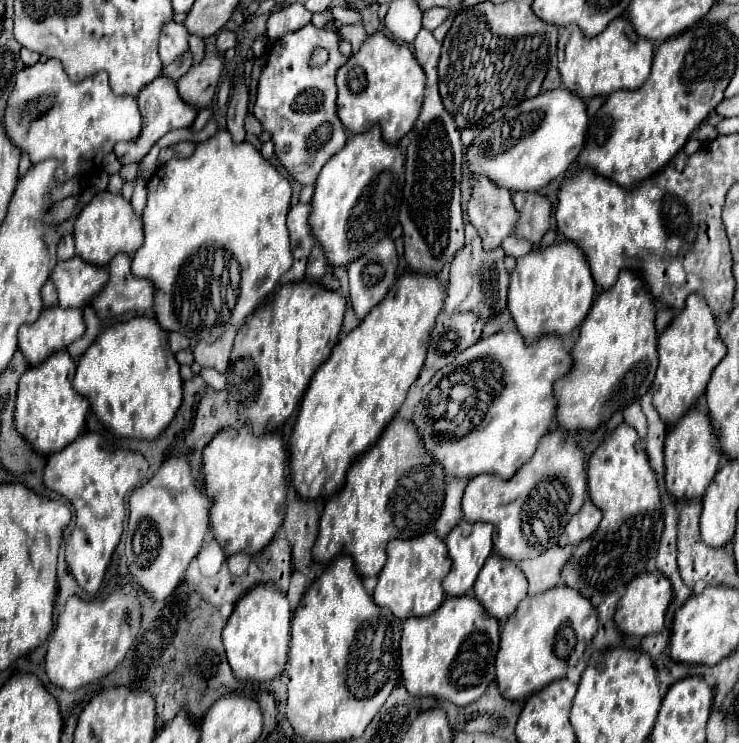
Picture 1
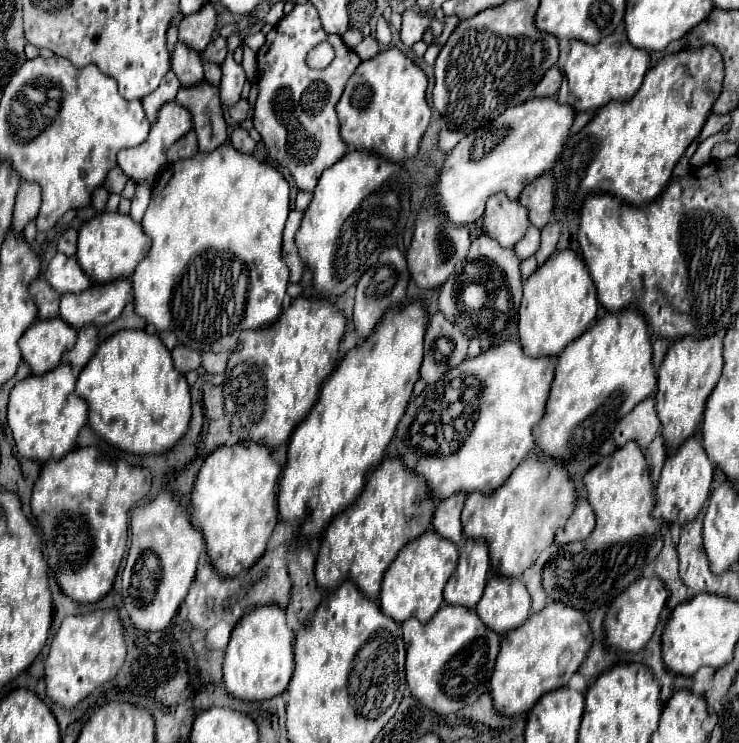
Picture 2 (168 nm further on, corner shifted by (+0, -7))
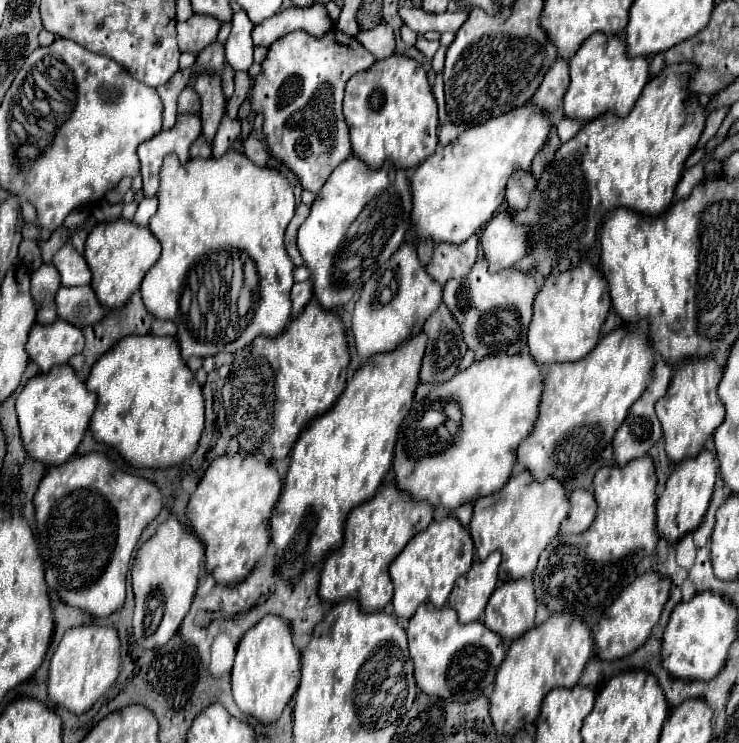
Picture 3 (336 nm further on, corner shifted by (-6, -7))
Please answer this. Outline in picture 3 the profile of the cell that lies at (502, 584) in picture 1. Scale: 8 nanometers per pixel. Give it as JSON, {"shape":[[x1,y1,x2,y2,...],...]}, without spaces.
{"shape":[[522,577,500,585,492,593,484,611,484,625,510,643,534,627,534,615,536,597,532,577]]}

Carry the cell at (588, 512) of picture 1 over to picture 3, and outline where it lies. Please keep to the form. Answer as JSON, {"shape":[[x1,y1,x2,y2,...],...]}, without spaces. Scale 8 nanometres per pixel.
{"shape":[[574,489,570,493,570,513,562,521,562,533,584,533,596,517,594,495,586,489]]}

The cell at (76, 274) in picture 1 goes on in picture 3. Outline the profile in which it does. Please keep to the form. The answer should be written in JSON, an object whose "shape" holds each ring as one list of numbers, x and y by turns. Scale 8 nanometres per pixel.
{"shape":[[66,243,56,251,54,265,60,271,62,285,66,285,66,287,90,285,90,269,88,269,84,257,74,249,72,243]]}

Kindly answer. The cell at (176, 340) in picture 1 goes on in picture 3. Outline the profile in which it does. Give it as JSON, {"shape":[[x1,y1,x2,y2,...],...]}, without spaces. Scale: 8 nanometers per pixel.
{"shape":[[154,319,150,333,154,333,154,335,176,335,176,325,172,321]]}

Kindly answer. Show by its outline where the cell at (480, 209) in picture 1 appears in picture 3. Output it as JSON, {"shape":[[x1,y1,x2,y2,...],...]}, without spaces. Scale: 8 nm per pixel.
{"shape":[[530,171,526,173,514,173,506,185,506,201,510,209,524,209,530,201,530,193,534,189,536,181]]}

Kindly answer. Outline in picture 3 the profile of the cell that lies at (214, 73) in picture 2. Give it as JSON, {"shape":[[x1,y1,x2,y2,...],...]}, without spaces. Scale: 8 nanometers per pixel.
{"shape":[[226,65,226,73,222,75,222,89,224,89,224,97,226,99,230,99,232,93,234,93,234,79,232,79,232,75,234,75,234,71]]}

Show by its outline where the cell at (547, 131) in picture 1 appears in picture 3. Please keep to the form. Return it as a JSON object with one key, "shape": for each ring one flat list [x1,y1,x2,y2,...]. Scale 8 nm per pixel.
{"shape":[[524,105,522,109,512,109,502,117,492,117,490,121,466,129,456,141,444,145,432,157,428,157,420,167,416,167,410,189,412,189,412,227,414,235,420,241,434,241,434,243,452,243,462,245,470,235,478,233,498,211,504,199,504,189,508,177,516,169,530,169,534,155,544,145,550,133,550,115,534,109,534,105]]}

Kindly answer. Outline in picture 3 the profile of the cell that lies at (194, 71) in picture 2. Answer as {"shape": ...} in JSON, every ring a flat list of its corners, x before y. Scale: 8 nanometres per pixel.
{"shape":[[202,73,202,77,198,77,198,81,194,83,194,89,202,99,202,111,200,111,202,135,212,145,216,129,224,117,224,107,226,107,226,99,220,87,220,77,212,73]]}

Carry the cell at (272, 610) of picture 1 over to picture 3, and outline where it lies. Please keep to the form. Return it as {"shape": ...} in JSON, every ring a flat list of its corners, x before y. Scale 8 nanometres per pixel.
{"shape":[[266,615,258,625,254,625,252,629,246,631,246,635,242,637,242,641,238,645,236,661,234,661,234,669,232,669,234,701,242,713,252,715,256,721,266,723,266,725,276,723,280,719,286,703,292,699,294,691,298,689,298,683,300,683,300,651,294,647,290,625,278,615]]}

